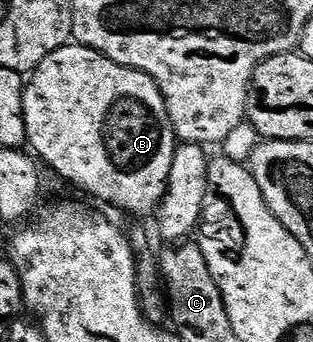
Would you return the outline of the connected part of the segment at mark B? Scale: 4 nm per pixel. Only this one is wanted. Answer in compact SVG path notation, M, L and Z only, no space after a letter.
M69 42L64 48L53 50L53 54L49 54L49 58L45 58L45 62L30 73L23 89L23 117L30 151L44 165L47 163L61 179L128 212L133 216L131 218L145 218L141 216L150 212L152 215L158 209L163 195L167 193L177 137L167 113L165 98L149 74L121 66L83 44Z

